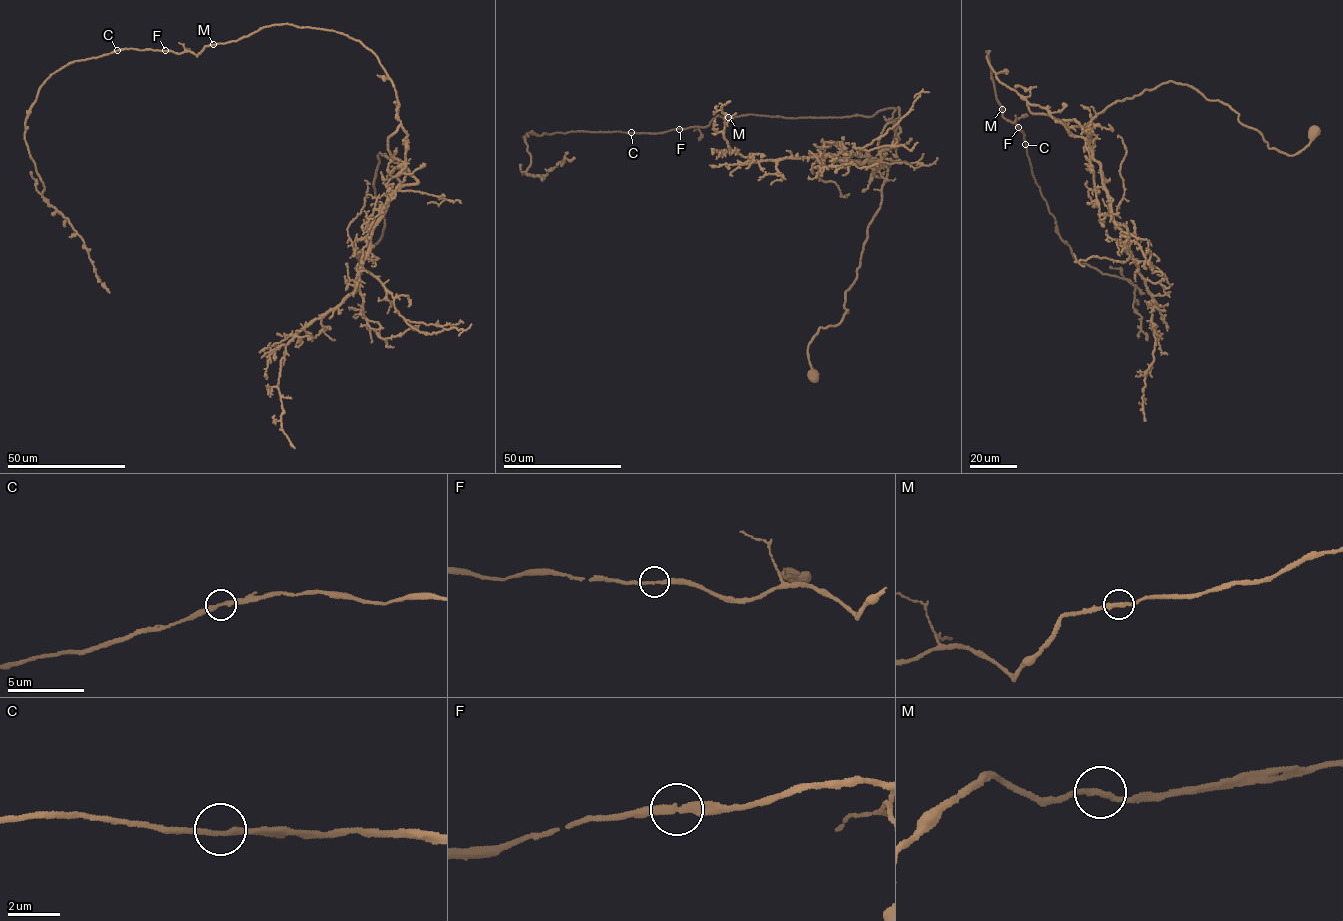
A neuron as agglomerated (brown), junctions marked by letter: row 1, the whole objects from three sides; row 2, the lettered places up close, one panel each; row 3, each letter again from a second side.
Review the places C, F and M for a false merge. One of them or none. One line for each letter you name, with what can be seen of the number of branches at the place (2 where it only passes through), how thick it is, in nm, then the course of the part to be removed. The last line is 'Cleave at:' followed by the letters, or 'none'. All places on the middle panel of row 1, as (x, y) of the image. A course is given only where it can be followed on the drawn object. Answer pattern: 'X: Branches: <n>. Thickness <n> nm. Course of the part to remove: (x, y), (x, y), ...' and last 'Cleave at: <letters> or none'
Cleave at: none

